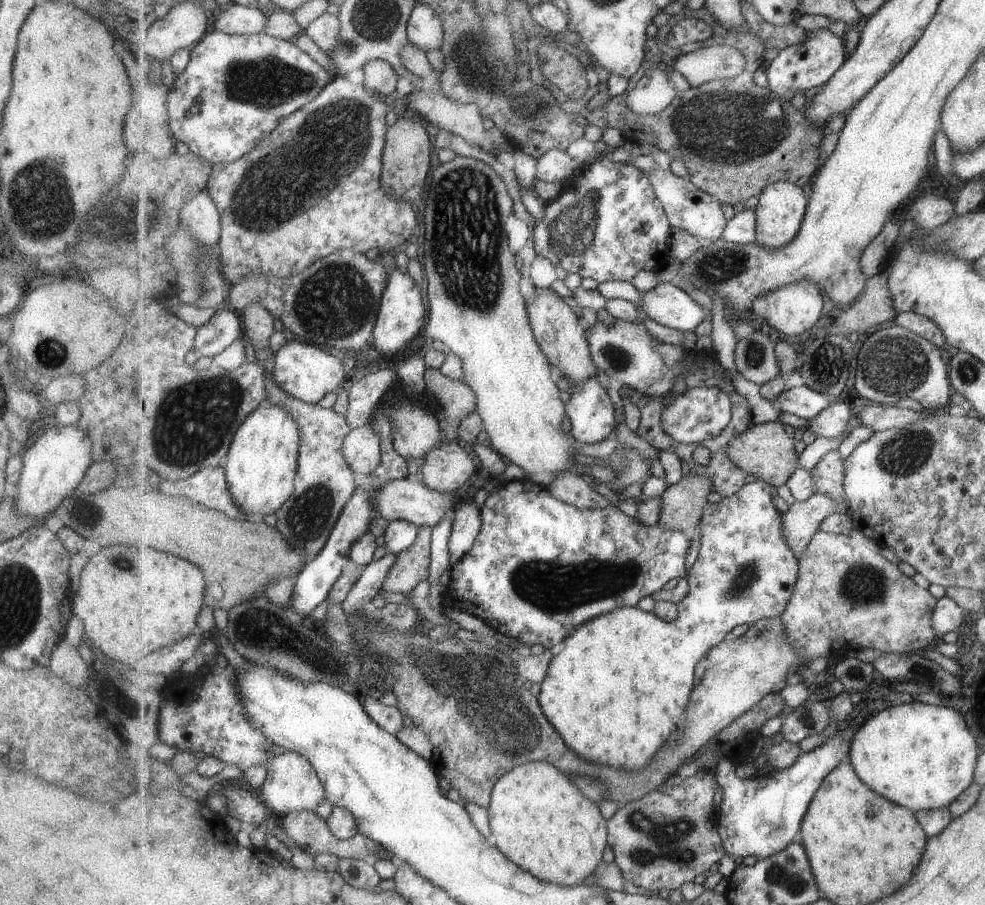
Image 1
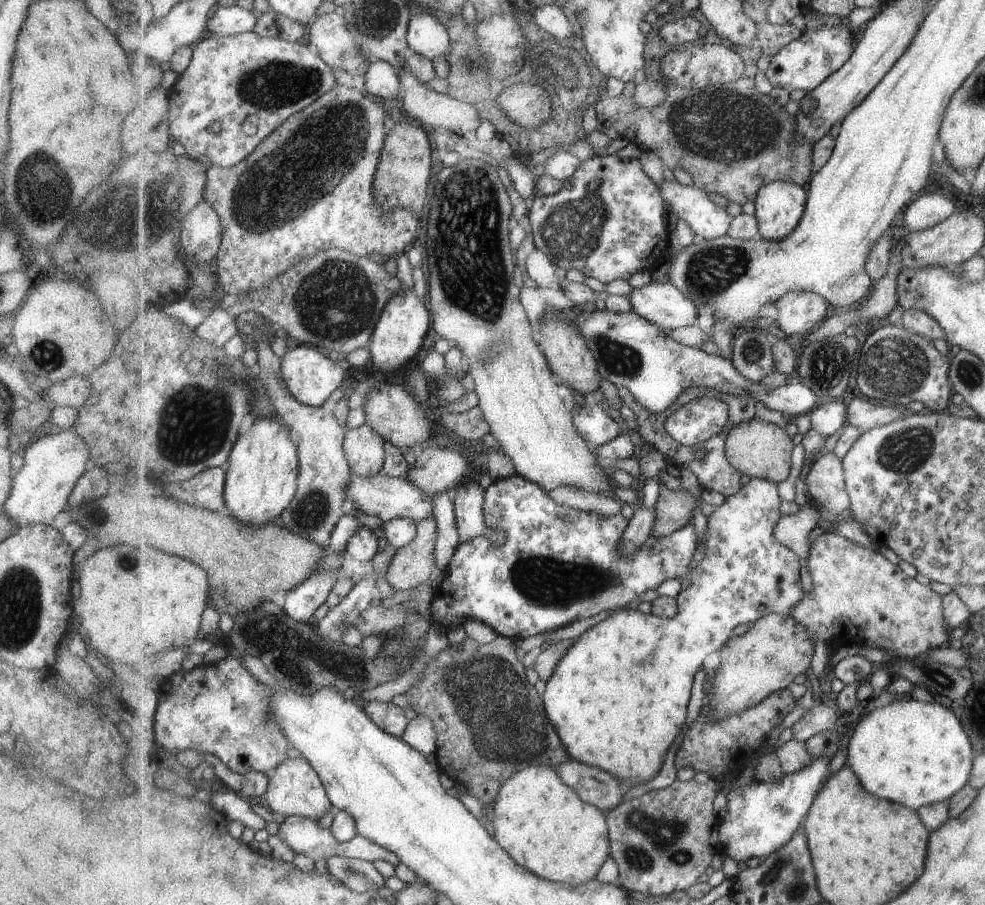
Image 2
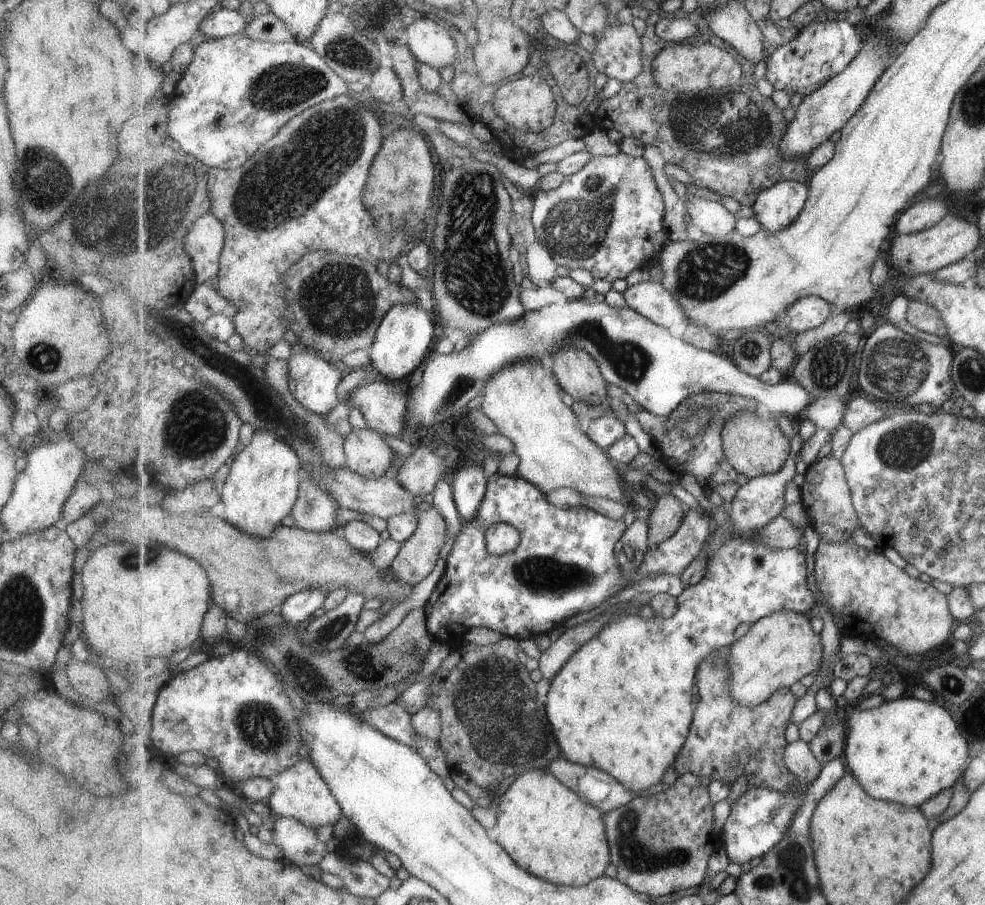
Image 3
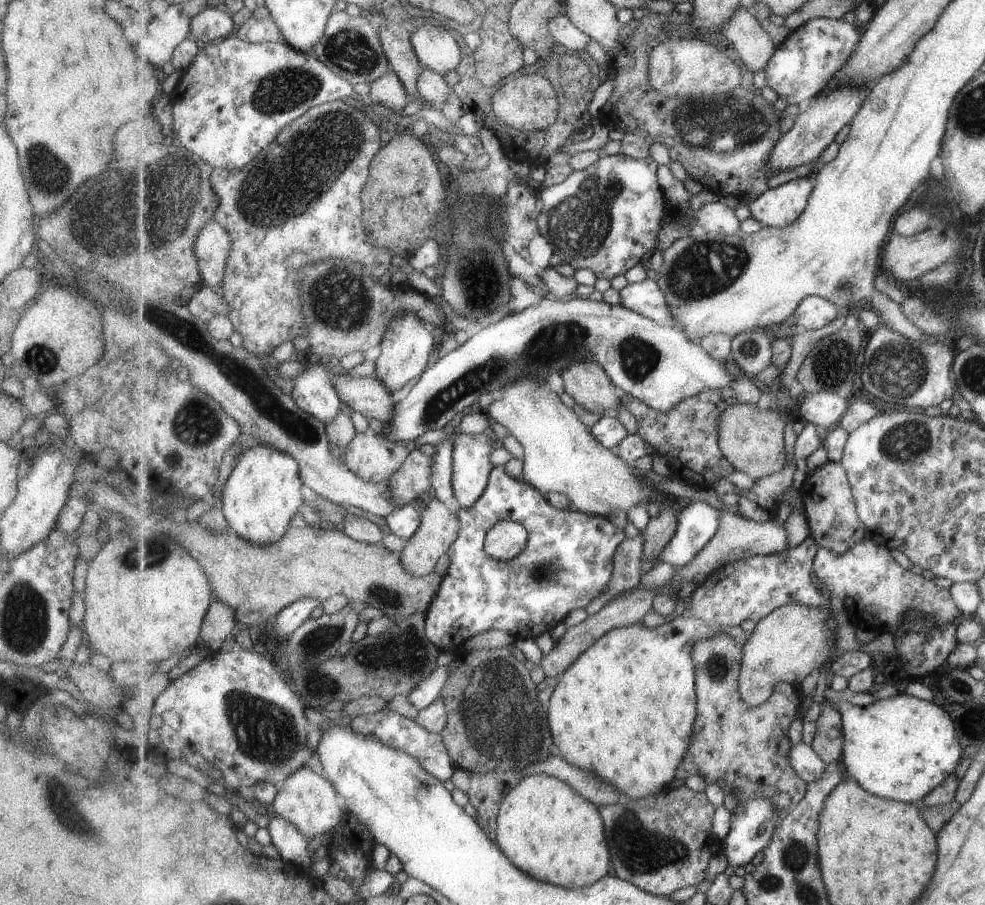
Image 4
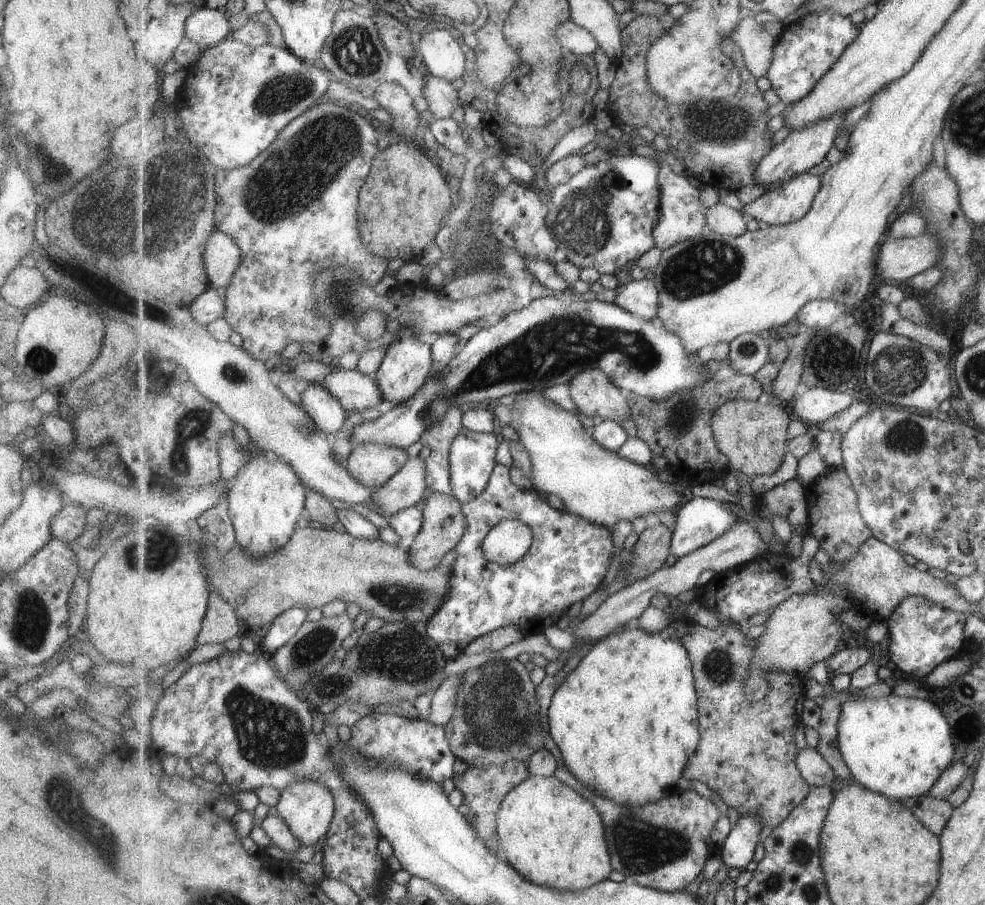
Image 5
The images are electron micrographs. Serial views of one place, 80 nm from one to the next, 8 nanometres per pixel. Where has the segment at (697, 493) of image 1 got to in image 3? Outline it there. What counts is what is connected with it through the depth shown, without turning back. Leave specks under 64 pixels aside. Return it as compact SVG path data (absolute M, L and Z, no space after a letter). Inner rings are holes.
M671 494L655 499L655 506L649 514L649 544L658 547L666 539L671 538L684 521L687 511L683 502Z

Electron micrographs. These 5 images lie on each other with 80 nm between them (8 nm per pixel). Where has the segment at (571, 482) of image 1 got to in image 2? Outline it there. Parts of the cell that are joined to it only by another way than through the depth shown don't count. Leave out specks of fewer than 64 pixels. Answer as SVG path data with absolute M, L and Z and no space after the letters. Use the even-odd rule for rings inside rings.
M561 485L547 492L559 505L583 511L593 511L597 514L615 516L620 513L621 502L612 496L587 491L572 485Z

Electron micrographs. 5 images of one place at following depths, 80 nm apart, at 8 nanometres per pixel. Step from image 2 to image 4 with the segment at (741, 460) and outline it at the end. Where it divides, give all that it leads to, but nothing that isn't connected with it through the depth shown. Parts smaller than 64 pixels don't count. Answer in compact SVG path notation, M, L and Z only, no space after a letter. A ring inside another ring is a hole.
M739 403L720 416L720 447L736 470L750 475L754 481L771 476L787 464L786 413L777 408L761 409L753 403Z

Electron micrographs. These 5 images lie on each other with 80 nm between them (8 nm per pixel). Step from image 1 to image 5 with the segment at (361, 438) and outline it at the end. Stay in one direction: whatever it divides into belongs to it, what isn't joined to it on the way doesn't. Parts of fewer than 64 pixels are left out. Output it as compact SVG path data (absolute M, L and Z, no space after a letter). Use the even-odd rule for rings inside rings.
M365 443L353 448L345 466L363 486L376 490L399 473L408 460L407 449Z

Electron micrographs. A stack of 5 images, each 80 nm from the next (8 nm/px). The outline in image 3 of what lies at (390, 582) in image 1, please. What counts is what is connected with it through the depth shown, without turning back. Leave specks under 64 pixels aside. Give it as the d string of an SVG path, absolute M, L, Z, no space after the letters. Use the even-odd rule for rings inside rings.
M428 503L423 506L417 513L418 527L415 534L401 544L401 549L391 564L391 569L398 576L400 581L408 585L419 584L423 578L427 578L439 558L444 544L450 539L450 532L448 531L448 522L442 515L442 512L433 504Z

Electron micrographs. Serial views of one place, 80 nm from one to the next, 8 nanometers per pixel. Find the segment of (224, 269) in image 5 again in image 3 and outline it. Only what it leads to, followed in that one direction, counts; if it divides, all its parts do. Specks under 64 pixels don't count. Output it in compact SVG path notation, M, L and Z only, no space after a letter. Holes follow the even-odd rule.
M212 212L200 216L192 224L191 232L186 237L186 249L196 268L199 285L216 283L226 236L223 223Z

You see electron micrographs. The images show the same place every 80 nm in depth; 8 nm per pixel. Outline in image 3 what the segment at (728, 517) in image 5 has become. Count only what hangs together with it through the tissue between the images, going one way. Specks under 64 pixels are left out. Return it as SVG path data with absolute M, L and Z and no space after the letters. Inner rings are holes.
M499 470L495 471L488 478L488 489L481 503L480 509L477 510L477 514L473 517L473 520L463 520L462 527L457 535L455 544L453 545L452 551L448 556L445 566L445 571L437 582L435 590L432 592L430 598L425 604L425 608L428 616L428 631L432 634L433 638L437 641L441 641L443 643L450 643L453 645L463 645L465 641L465 634L468 631L471 631L474 628L486 628L493 629L497 632L500 632L505 637L513 637L516 639L520 639L522 642L531 641L534 637L547 634L554 630L557 627L561 627L566 620L569 620L571 616L575 616L575 614L579 614L580 612L589 612L589 610L593 610L597 608L603 600L607 600L609 596L613 596L616 592L623 589L627 585L631 585L635 582L638 582L644 576L649 576L649 574L673 574L679 575L699 554L701 554L701 550L703 550L703 546L705 546L705 542L707 542L707 538L709 538L709 534L711 534L711 516L705 511L688 509L685 514L684 521L681 522L681 526L679 530L675 532L675 534L666 539L664 543L661 543L658 547L649 546L648 552L645 557L645 562L640 566L638 570L638 576L629 581L623 576L623 570L619 561L616 557L616 546L617 543L620 542L621 537L625 534L625 531L628 529L627 524L623 521L623 519L612 519L609 516L605 516L604 514L599 514L592 509L588 509L583 506L575 506L570 508L557 508L557 506L553 506L549 500L547 500L547 496L545 493L532 482L529 482L527 479L520 477L518 474L515 476L509 476L499 472ZM499 523L509 523L513 526L516 526L522 534L522 541L519 545L519 548L515 552L507 553L506 555L498 557L497 555L492 555L487 550L486 545L486 532L487 529L494 524Z

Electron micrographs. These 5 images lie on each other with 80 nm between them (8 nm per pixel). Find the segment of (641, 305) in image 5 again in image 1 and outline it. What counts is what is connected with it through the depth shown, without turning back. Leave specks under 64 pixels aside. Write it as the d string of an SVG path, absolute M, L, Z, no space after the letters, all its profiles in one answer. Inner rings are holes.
M672 282L670 283L661 283L658 284L653 290L643 294L643 304L641 304L641 308L638 308L642 317L648 315L652 320L659 322L661 325L665 327L670 327L671 329L681 330L682 332L694 331L705 318L707 318L707 314L710 313L711 320L711 310L708 312L707 309L703 308L699 302L696 302L685 292L685 290L681 290L681 288L677 288Z

